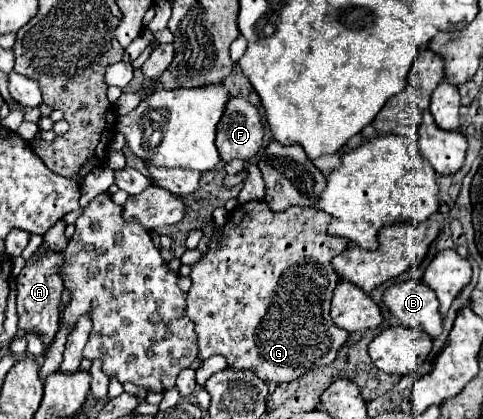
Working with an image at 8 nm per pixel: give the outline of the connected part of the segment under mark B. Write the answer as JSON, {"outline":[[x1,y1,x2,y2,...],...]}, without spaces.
{"outline":[[415,279,395,283,385,289,383,303,399,325,421,329,429,337,439,337,443,331,443,317,439,313,439,301,435,293]]}

